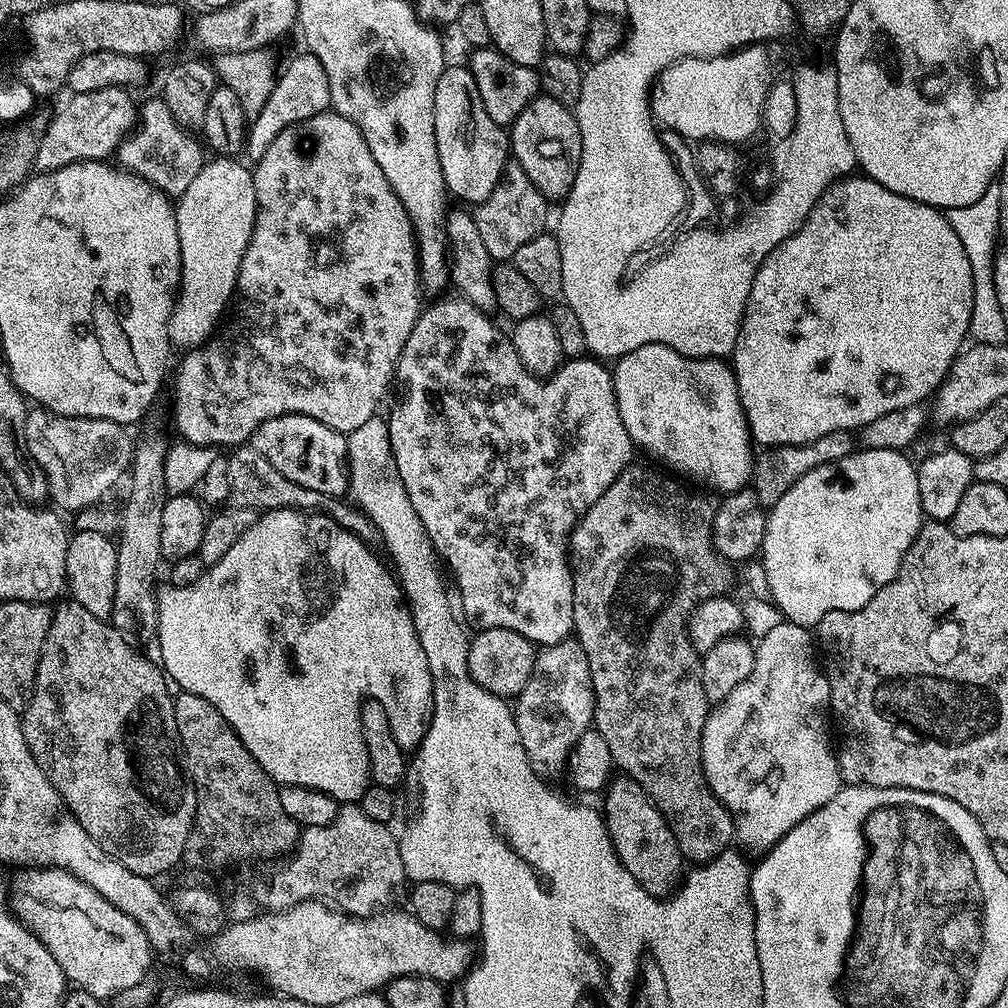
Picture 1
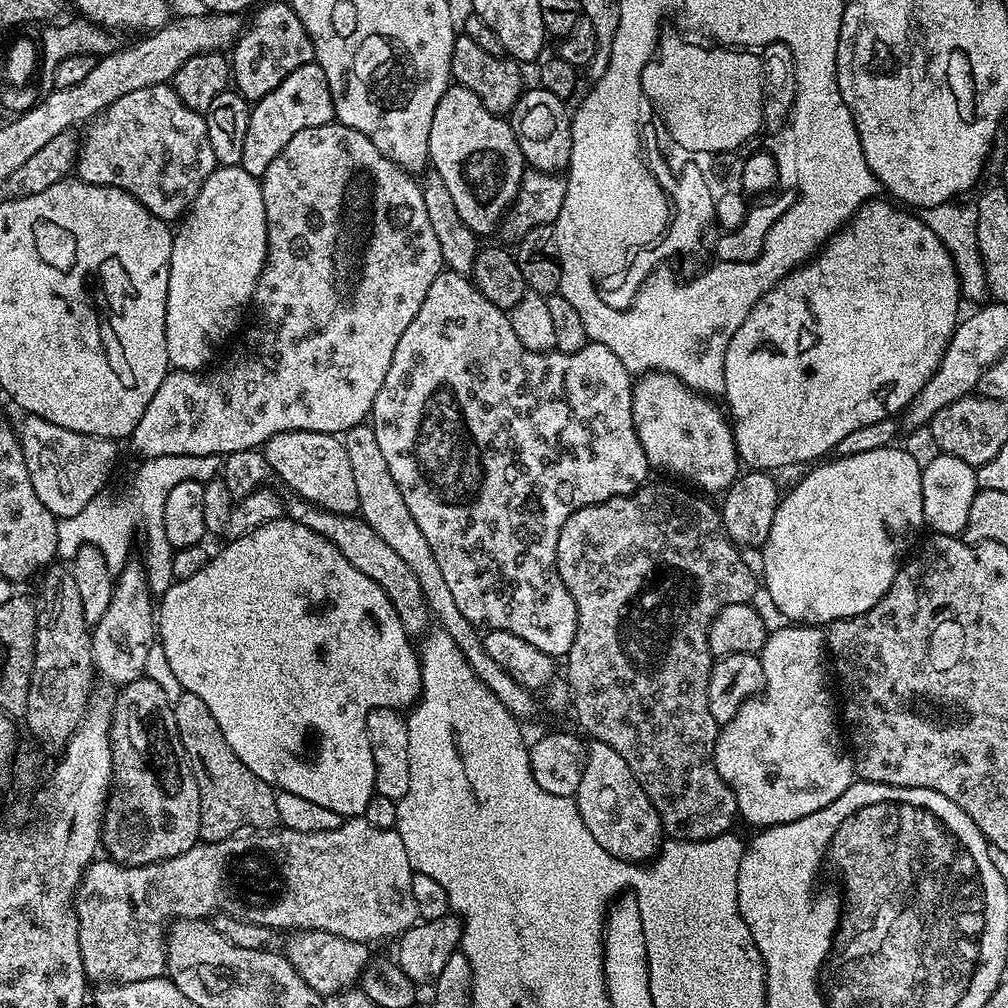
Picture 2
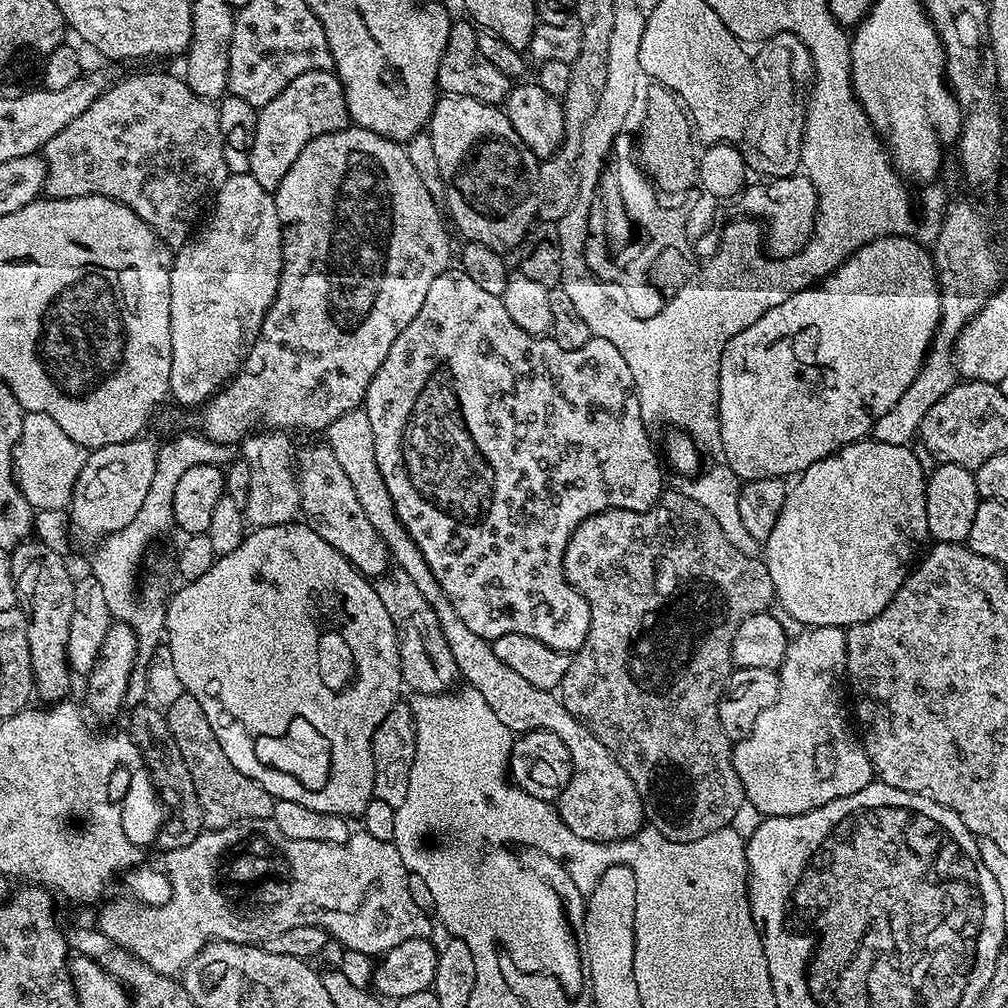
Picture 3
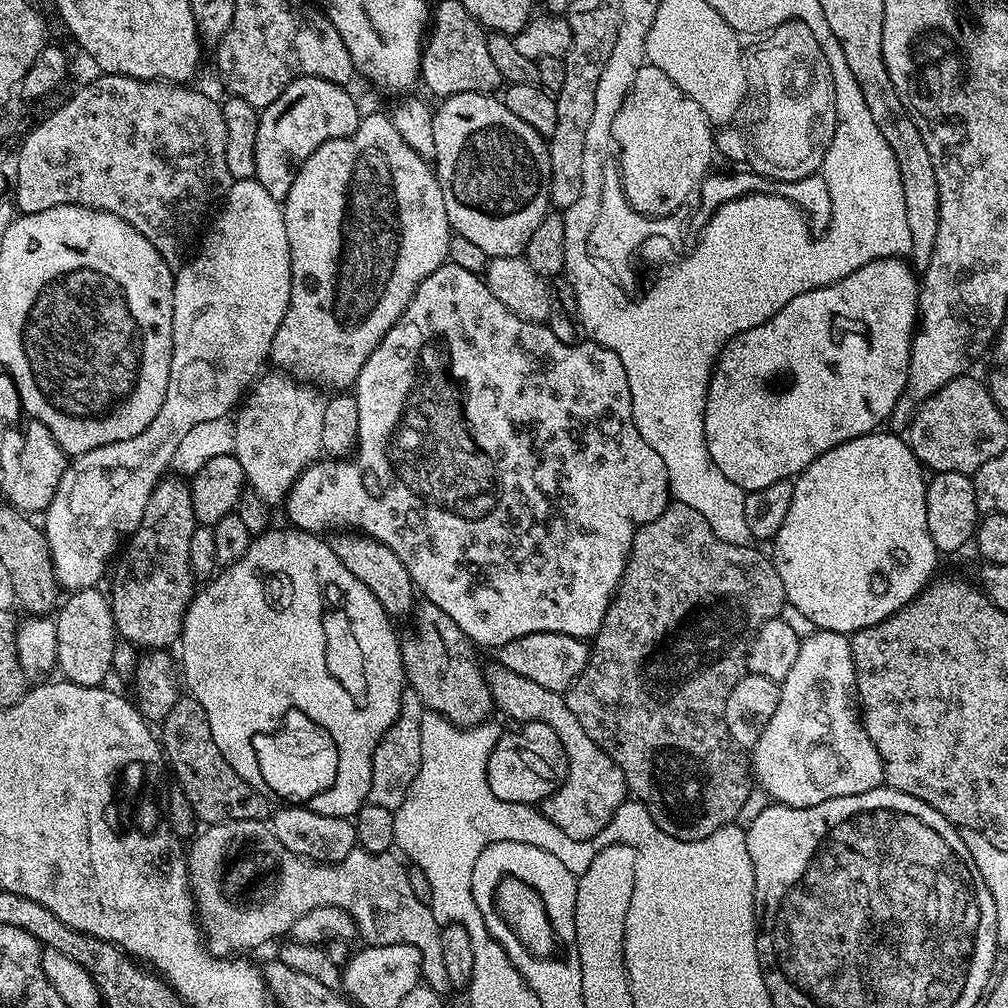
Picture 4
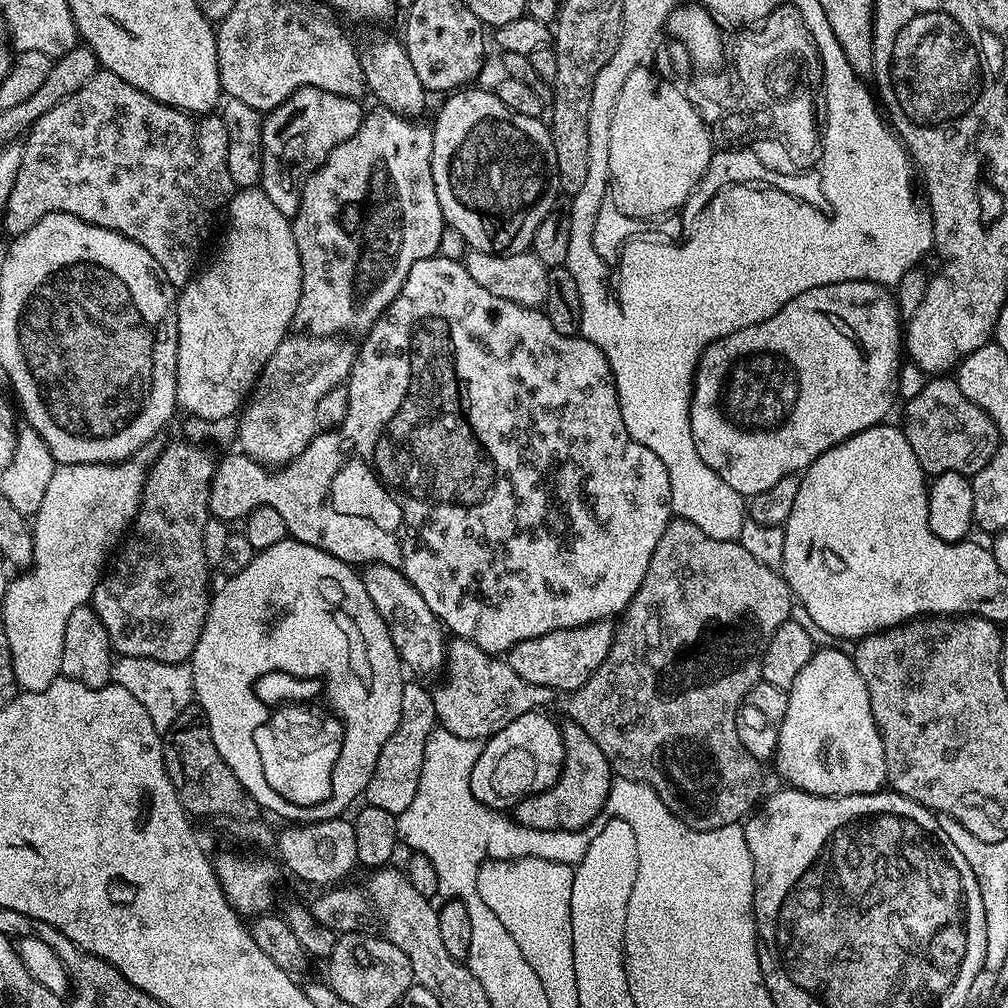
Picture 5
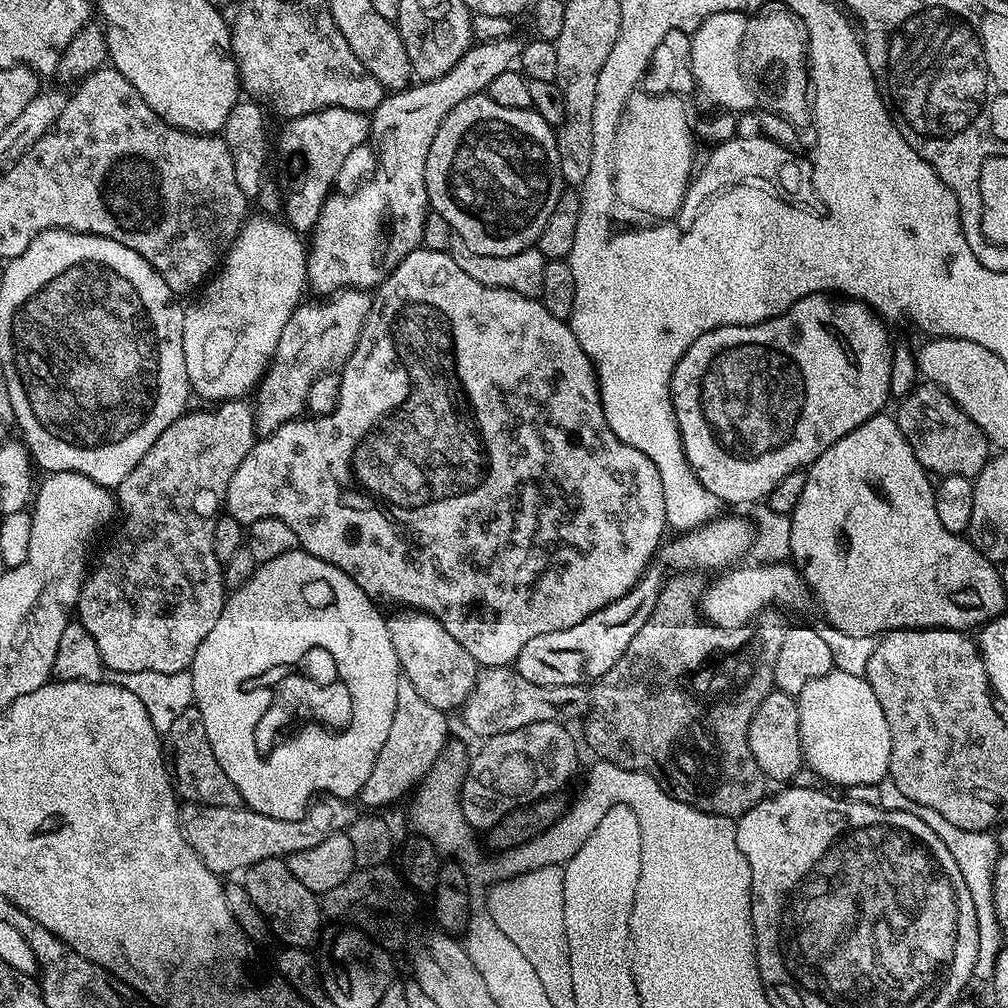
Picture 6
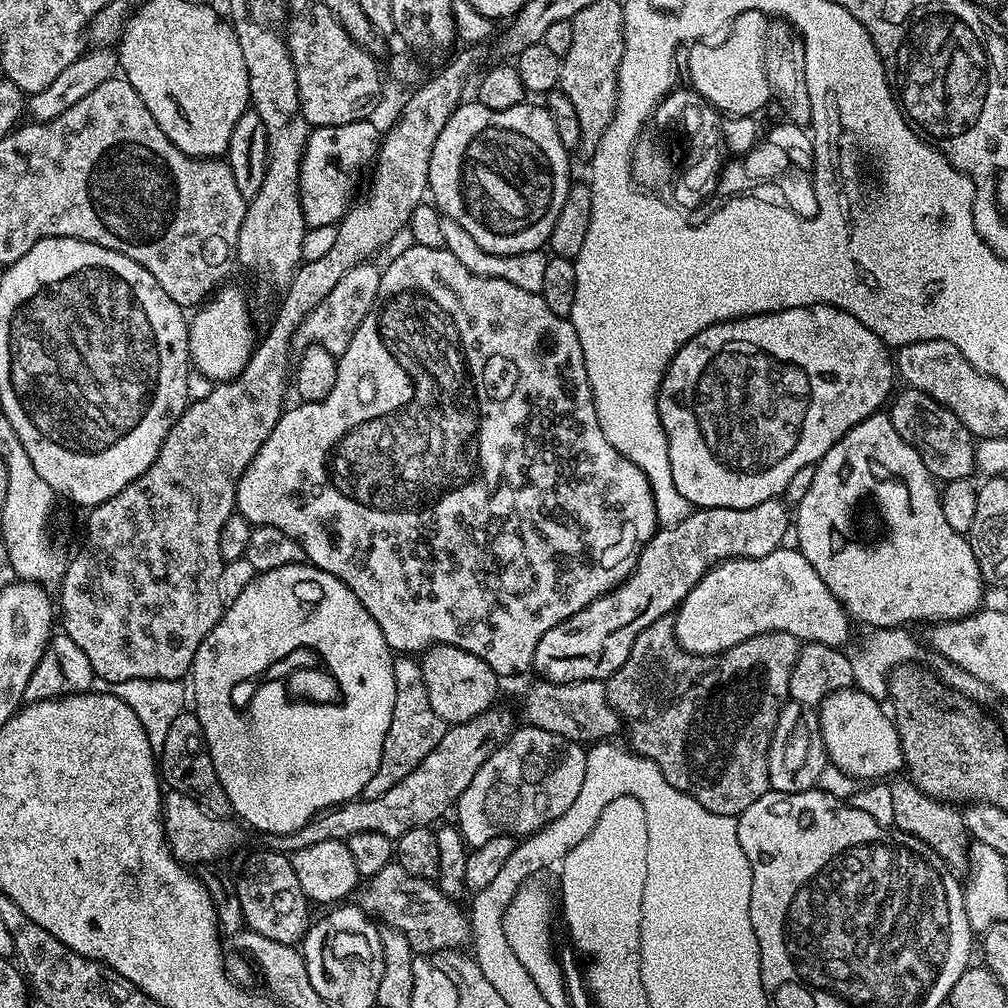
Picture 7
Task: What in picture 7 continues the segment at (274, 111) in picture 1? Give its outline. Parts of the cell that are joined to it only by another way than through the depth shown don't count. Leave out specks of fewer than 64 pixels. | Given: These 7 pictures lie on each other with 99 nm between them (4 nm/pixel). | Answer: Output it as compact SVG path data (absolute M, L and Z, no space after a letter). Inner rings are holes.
M371 119L359 120L346 126L326 126L309 131L300 167L300 205L309 229L331 229L339 224L353 203L356 175L375 161L380 149L382 132L372 123Z

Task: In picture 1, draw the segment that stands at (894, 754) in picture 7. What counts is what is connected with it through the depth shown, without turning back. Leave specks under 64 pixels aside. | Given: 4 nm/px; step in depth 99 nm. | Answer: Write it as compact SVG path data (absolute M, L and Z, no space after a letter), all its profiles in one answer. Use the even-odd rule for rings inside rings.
M783 622L774 630L770 630L765 637L760 638L755 649L754 670L750 670L750 678L746 678L746 682L741 682L735 690L730 690L730 694L726 694L726 698L708 713L702 730L700 761L704 767L706 782L710 786L710 790L718 800L728 807L728 812L732 815L732 821L736 827L735 839L738 841L739 847L744 850L749 848L750 851L756 852L755 854L763 854L775 846L786 833L794 830L794 826L798 826L798 822L802 822L810 814L814 814L814 810L826 806L826 802L830 802L830 798L834 798L834 794L840 792L842 781L840 779L840 762L834 751L833 741L832 744L828 741L828 724L824 721L824 715L827 717L830 712L830 686L823 667L818 663L818 652L814 647L813 633L802 627L801 624Z

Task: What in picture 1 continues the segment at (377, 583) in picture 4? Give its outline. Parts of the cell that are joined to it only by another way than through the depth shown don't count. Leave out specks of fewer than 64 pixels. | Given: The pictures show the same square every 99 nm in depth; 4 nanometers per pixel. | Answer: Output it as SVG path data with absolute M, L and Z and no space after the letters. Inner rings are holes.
M293 412L270 418L254 430L250 447L258 450L270 466L286 474L290 482L298 482L306 490L318 490L318 494L337 498L348 492L348 437L338 430L330 430L330 426L322 426L314 418Z

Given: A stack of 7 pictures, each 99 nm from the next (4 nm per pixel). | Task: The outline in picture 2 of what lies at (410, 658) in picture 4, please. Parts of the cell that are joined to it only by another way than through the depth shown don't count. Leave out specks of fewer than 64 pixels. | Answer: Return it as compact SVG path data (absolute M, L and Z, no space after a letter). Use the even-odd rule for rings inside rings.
M292 498L292 501L290 499L287 501L286 516L288 520L296 520L299 524L305 524L310 530L332 541L336 549L344 555L346 562L350 562L350 566L362 570L366 578L378 582L386 598L390 598L410 638L423 637L429 631L430 613L427 604L424 603L422 590L418 586L418 578L414 578L414 572L410 570L410 566L406 566L406 562L402 562L402 557L392 547L386 546L386 542L382 542L382 538L359 515L326 512L308 500Z

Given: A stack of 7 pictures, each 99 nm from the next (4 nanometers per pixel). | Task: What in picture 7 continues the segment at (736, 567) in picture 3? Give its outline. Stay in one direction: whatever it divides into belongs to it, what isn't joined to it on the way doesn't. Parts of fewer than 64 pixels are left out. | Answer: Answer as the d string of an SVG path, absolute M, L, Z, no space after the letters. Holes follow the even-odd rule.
M668 622L651 624L634 638L634 646L622 662L620 669L612 676L608 677L606 687L608 690L608 705L619 714L621 721L626 722L626 732L628 728L627 747L638 756L646 757L650 762L662 770L662 778L670 782L680 792L685 792L690 798L694 798L706 810L714 814L723 816L734 816L739 818L758 798L762 798L764 793L769 791L768 787L768 747L772 741L772 731L778 722L782 702L789 699L788 687L790 686L790 670L794 670L794 662L798 662L798 654L802 647L802 641L794 638L794 634L789 632L763 632L746 642L736 644L733 648L728 648L719 656L694 656L690 652L684 651L680 643L676 641L676 633L673 625Z

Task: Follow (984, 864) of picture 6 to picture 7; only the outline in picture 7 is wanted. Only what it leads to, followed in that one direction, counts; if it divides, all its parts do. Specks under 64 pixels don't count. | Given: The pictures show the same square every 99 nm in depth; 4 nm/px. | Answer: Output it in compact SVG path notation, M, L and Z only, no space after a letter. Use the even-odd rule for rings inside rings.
M907 778L895 780L891 781L893 784L888 788L888 804L892 807L891 823L895 831L905 832L926 842L926 846L933 848L949 868L967 869L970 864L970 837L968 831L964 829L961 809L951 803L941 802L925 795Z

